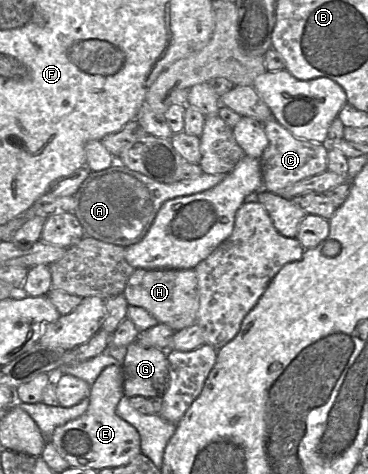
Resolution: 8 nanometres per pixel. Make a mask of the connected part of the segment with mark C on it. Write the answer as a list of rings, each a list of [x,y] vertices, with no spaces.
[[[273,117],[263,124],[268,138],[268,145],[259,159],[263,189],[272,193],[280,192],[298,181],[327,170],[328,143],[314,143],[297,138]]]

